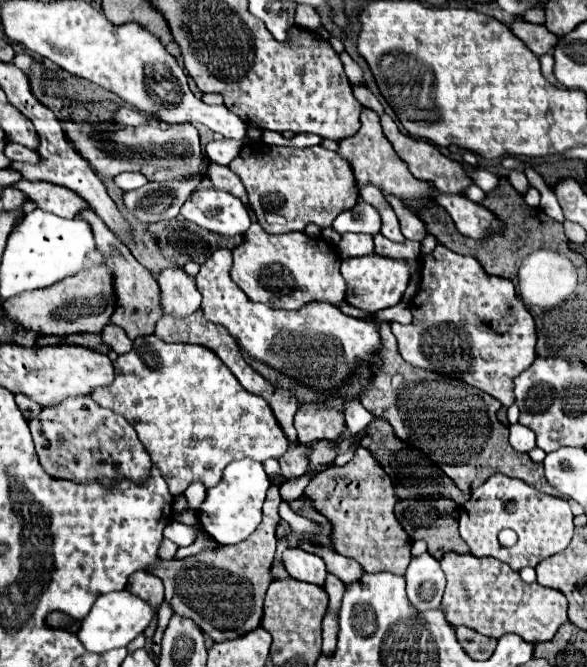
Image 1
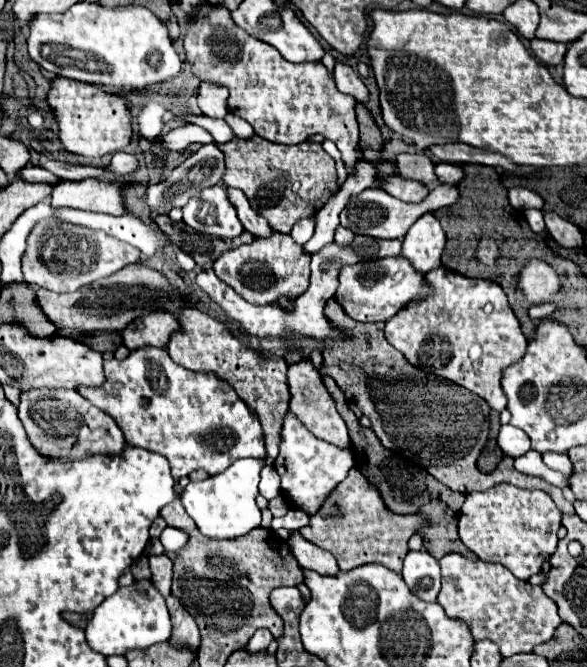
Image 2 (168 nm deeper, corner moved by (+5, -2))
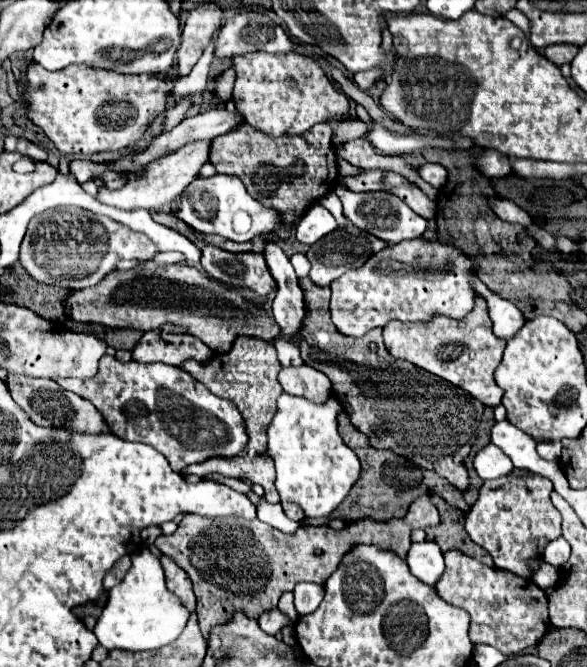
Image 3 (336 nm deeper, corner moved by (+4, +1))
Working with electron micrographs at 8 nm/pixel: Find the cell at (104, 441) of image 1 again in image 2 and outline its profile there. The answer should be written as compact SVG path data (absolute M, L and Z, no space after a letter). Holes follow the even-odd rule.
M30 389L22 393L18 417L30 443L44 457L74 461L92 455L120 455L126 447L126 439L118 423L72 389Z

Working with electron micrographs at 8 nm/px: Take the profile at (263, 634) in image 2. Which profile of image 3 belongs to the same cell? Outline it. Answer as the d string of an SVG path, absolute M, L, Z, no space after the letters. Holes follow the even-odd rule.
M271 608L271 610L267 610L267 612L263 612L259 618L259 626L263 628L263 632L267 632L267 634L277 634L281 628L285 628L285 626L293 626L295 622L293 620L289 620L279 608Z

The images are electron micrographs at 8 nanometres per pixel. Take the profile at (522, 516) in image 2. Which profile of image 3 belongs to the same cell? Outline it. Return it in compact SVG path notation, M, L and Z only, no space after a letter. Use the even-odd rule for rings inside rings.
M509 474L497 480L483 482L479 500L467 514L465 530L475 544L491 554L497 568L529 578L531 572L527 562L531 558L543 556L545 546L561 536L561 514L551 504L551 490L551 482L547 482L547 478L539 474Z

